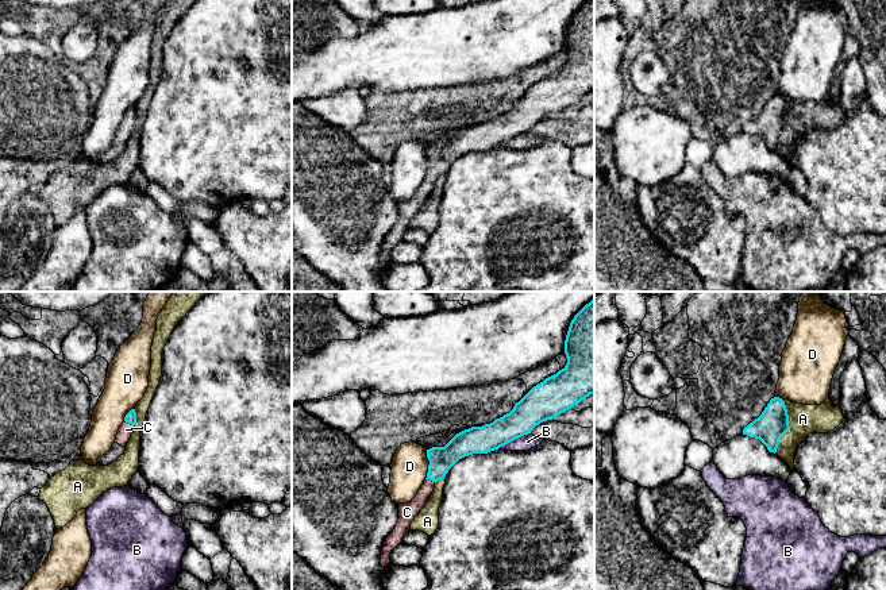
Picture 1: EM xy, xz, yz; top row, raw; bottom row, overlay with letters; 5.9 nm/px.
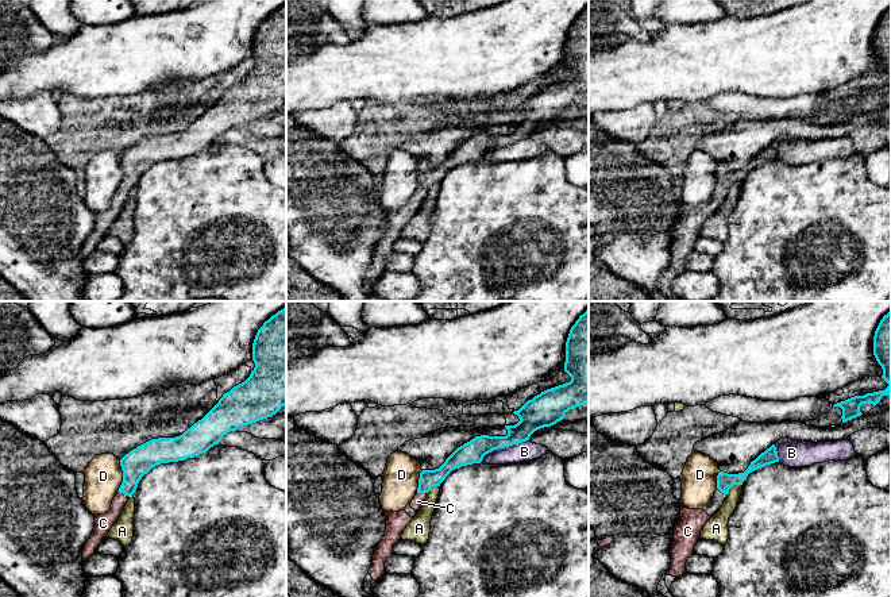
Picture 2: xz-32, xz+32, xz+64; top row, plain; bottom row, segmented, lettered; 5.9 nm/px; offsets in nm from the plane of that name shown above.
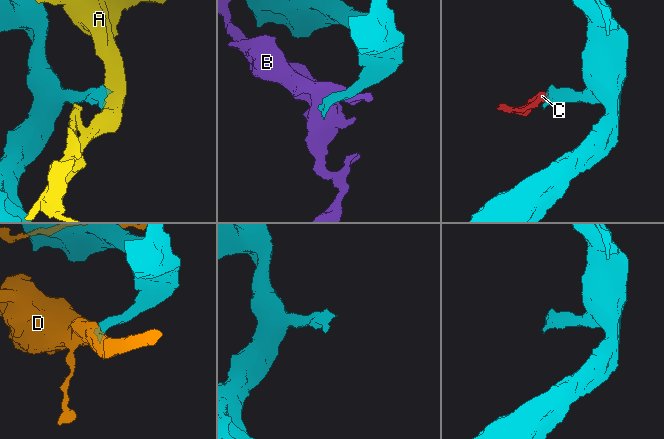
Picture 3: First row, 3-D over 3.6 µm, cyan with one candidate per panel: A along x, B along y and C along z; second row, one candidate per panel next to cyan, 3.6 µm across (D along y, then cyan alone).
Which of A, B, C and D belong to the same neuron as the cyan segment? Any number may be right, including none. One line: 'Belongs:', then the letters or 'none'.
Belongs: C

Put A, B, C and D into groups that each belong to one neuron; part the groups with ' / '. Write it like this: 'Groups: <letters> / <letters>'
Groups: A / B / C / D

